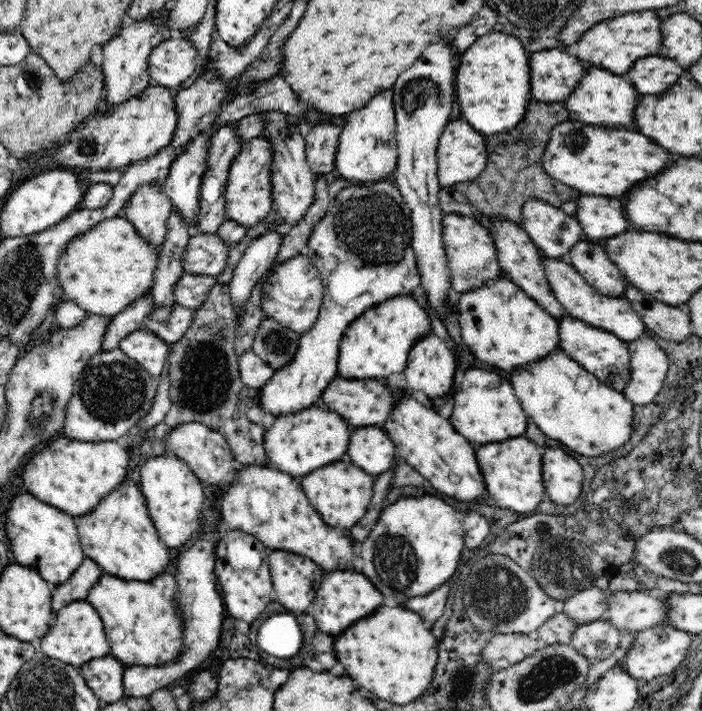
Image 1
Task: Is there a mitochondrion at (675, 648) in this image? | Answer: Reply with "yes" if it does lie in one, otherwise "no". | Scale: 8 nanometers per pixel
no

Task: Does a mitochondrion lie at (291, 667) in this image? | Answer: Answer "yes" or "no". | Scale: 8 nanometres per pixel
no

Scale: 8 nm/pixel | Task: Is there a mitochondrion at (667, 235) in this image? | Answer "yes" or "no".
no

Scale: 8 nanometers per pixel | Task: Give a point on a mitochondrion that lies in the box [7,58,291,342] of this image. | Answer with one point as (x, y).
(32, 80)

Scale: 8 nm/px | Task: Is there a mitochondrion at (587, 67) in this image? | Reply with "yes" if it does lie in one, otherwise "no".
no

